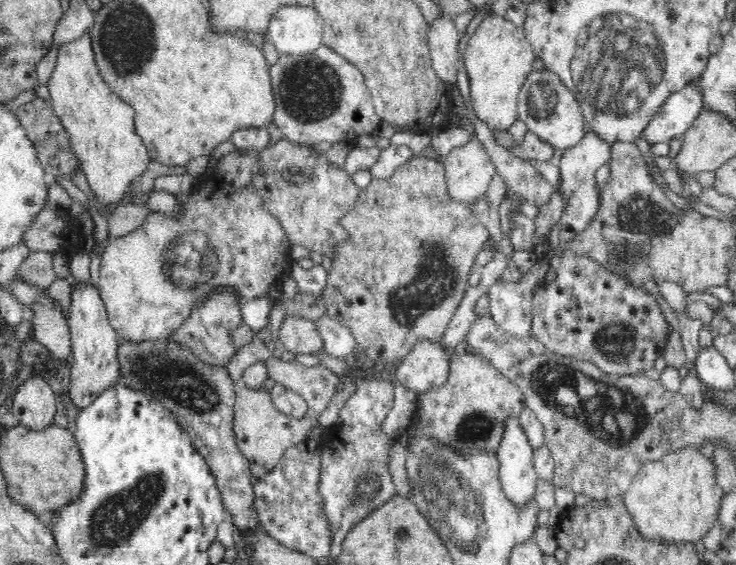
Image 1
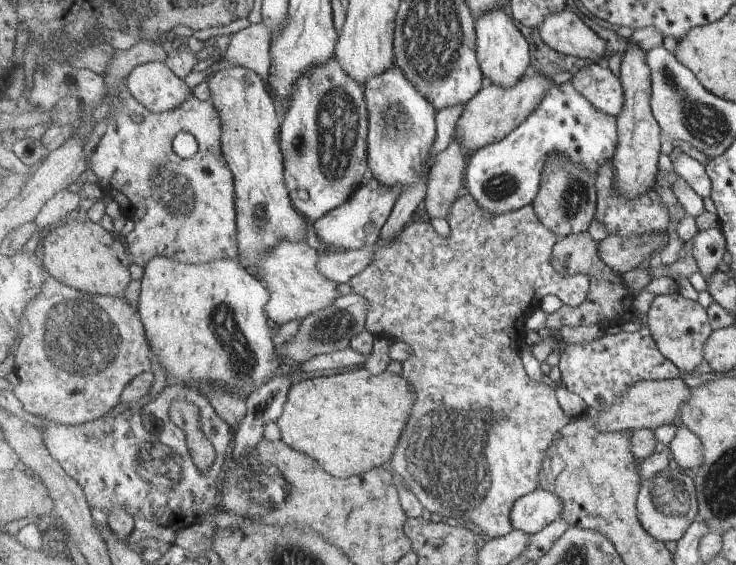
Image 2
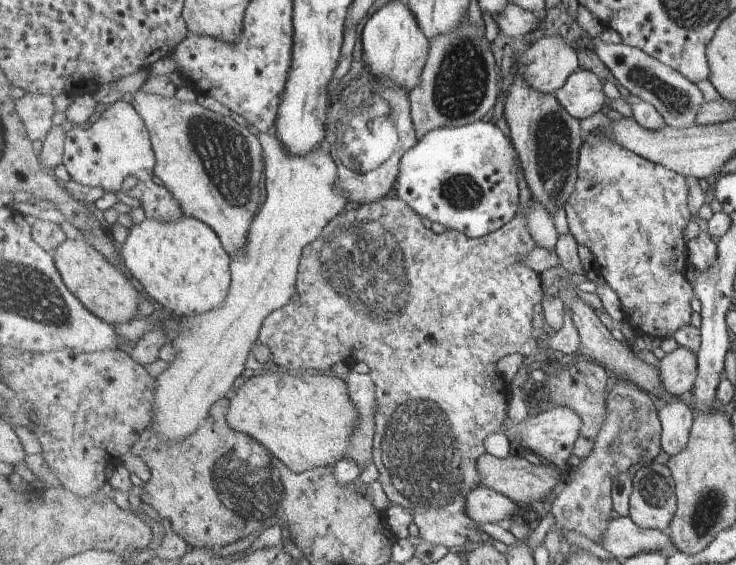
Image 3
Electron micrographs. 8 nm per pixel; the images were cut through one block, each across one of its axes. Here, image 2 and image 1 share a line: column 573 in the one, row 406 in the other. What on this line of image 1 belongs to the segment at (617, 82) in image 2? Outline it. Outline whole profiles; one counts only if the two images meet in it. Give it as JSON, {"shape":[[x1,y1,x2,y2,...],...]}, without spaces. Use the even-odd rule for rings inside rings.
{"shape":[[90,282,86,284,76,284,74,292,71,293,70,316,68,316,69,329,72,336,72,349,74,356,71,358,71,379,69,382,69,397,71,405,84,409,90,402,94,402,100,392,106,388,118,384,117,349,118,333,110,324,106,304,100,290,96,290]]}

